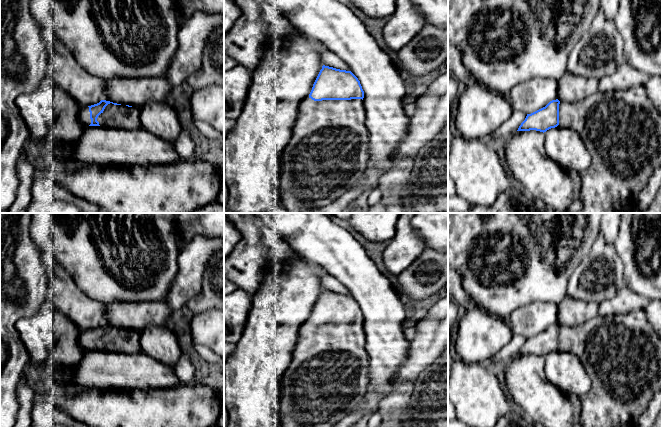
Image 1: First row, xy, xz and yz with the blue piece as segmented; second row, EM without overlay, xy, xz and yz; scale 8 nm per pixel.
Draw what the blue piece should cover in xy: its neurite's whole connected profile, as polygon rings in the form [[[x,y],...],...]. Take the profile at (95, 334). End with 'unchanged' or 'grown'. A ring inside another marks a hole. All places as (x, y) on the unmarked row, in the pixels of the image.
[[[106,324],[91,330],[83,330],[80,344],[86,350],[106,350],[134,353],[140,351],[140,331],[117,328]]]; grown

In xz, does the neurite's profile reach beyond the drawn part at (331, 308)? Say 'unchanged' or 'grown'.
grown

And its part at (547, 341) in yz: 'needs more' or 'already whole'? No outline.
needs more

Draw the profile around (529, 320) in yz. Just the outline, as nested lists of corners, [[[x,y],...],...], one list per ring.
[[[533,302],[517,308],[508,317],[514,334],[531,338],[558,323],[558,305],[552,302]]]

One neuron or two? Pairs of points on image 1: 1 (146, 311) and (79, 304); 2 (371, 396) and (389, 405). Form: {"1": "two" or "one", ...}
{"1": "two", "2": "two"}

